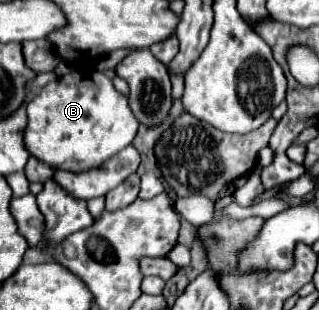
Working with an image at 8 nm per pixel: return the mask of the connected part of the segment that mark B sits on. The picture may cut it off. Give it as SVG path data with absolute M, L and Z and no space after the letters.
M72 71L46 83L26 105L26 113L26 149L50 167L74 173L102 165L102 161L130 145L138 131L128 97L116 91L112 81L100 71Z

